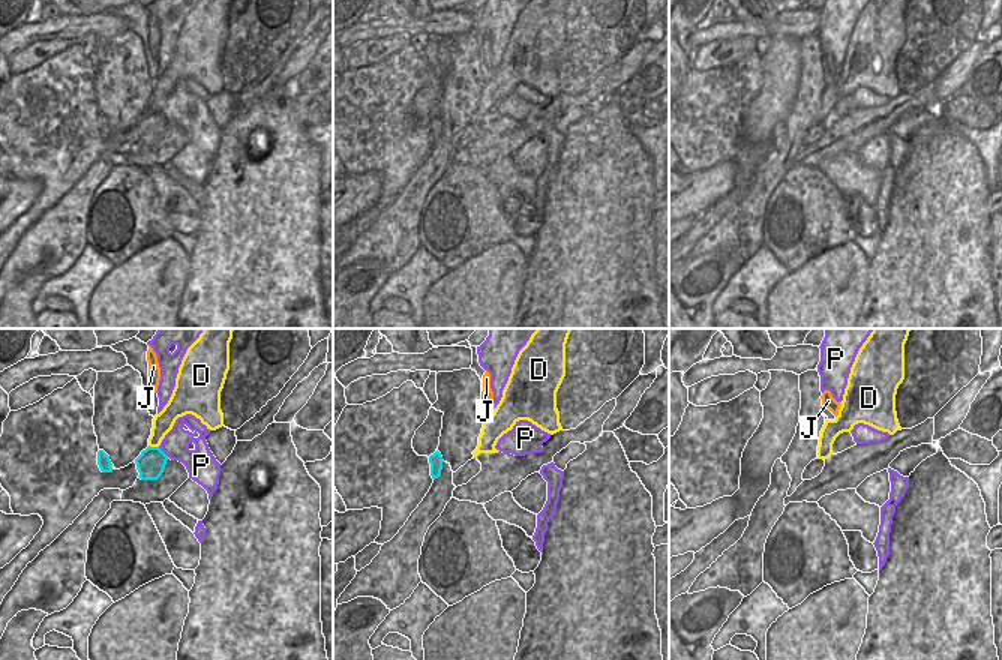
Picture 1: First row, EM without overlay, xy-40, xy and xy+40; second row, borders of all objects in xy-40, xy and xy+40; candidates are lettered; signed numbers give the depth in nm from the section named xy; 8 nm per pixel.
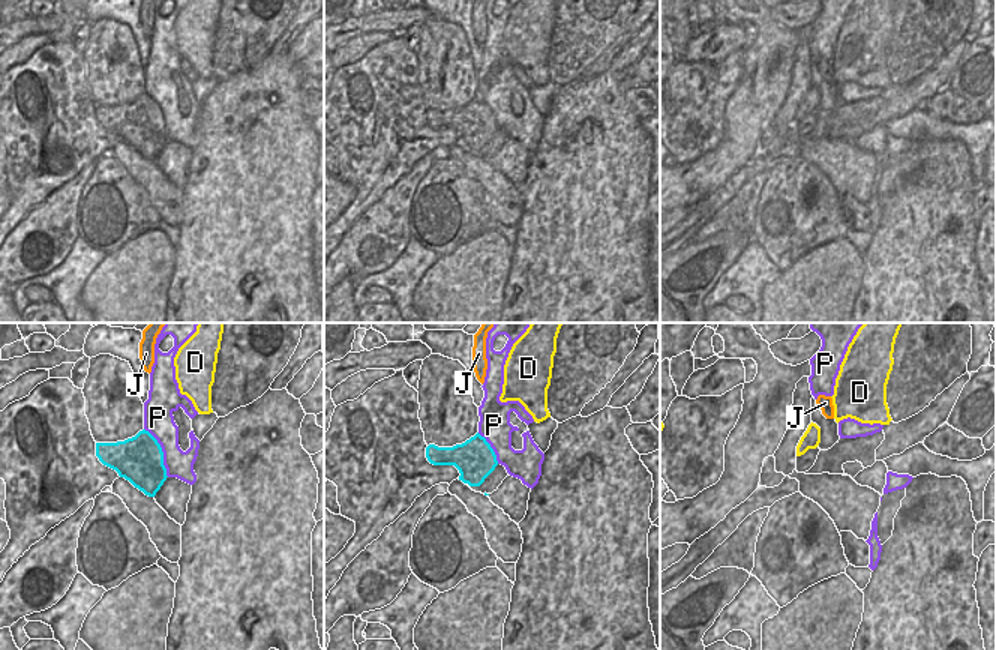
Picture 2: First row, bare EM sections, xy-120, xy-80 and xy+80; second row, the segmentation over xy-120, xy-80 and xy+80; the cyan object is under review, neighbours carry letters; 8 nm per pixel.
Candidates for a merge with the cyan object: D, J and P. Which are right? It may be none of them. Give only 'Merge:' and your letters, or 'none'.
Merge: J

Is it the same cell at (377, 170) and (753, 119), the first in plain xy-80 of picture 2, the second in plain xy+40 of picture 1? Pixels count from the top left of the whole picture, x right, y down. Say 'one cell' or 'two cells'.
two cells

